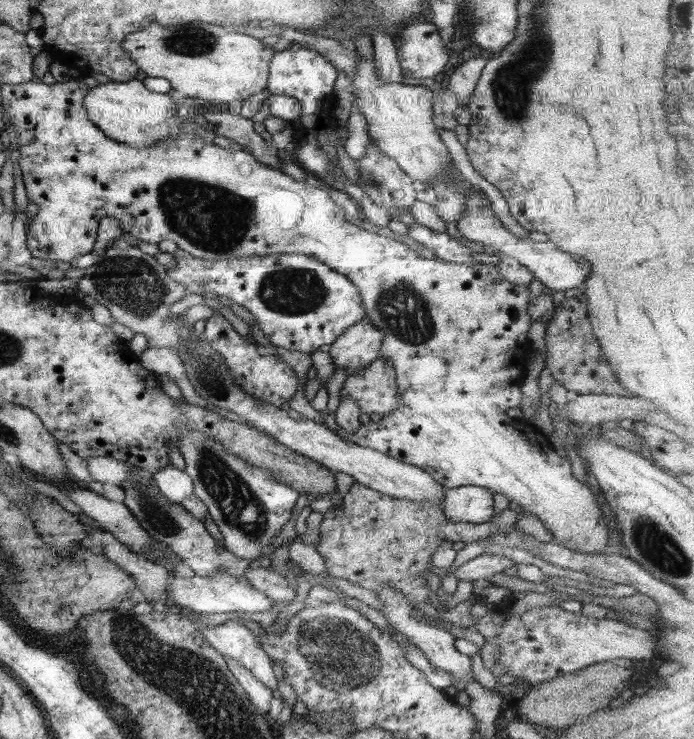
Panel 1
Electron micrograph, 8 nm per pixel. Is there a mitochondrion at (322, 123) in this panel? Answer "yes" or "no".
no

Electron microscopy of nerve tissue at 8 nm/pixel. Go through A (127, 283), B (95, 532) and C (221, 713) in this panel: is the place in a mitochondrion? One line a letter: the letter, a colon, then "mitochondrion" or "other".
A: mitochondrion
B: other
C: mitochondrion

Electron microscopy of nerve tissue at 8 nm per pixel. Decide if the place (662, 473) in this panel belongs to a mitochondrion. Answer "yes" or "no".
no

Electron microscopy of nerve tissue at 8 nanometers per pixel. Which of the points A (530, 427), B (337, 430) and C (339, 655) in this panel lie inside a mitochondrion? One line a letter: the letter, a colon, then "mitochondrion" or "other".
A: other
B: other
C: mitochondrion

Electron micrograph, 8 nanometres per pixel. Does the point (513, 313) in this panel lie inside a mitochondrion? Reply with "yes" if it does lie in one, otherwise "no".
no

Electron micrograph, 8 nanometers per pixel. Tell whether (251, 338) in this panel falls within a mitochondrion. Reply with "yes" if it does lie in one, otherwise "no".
no

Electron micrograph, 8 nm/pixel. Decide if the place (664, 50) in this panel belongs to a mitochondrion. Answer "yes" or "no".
no

